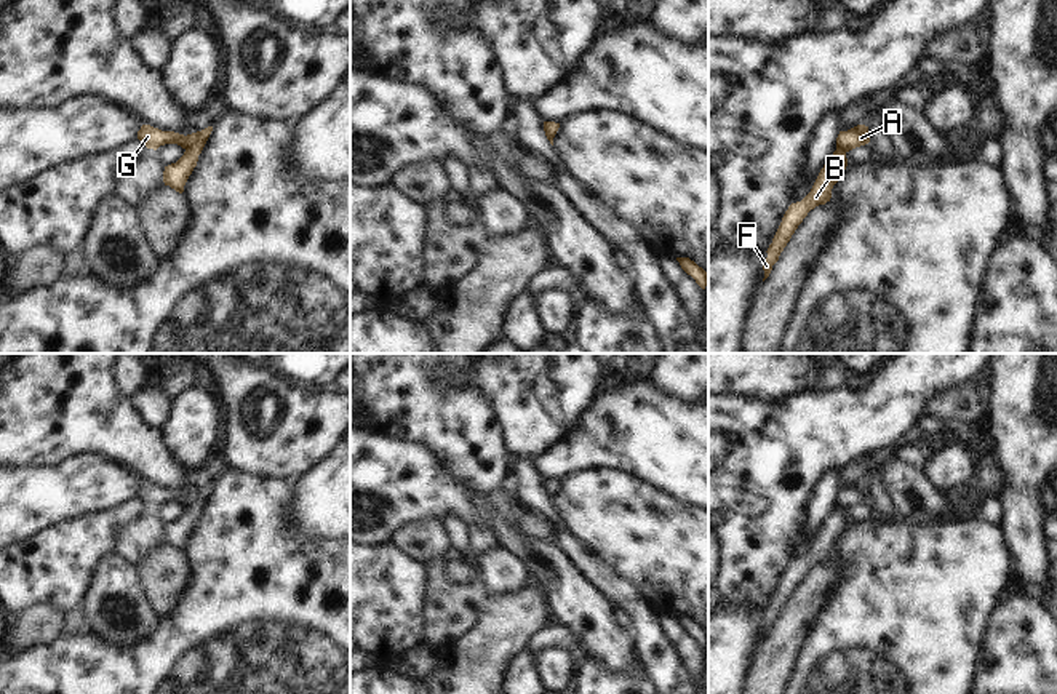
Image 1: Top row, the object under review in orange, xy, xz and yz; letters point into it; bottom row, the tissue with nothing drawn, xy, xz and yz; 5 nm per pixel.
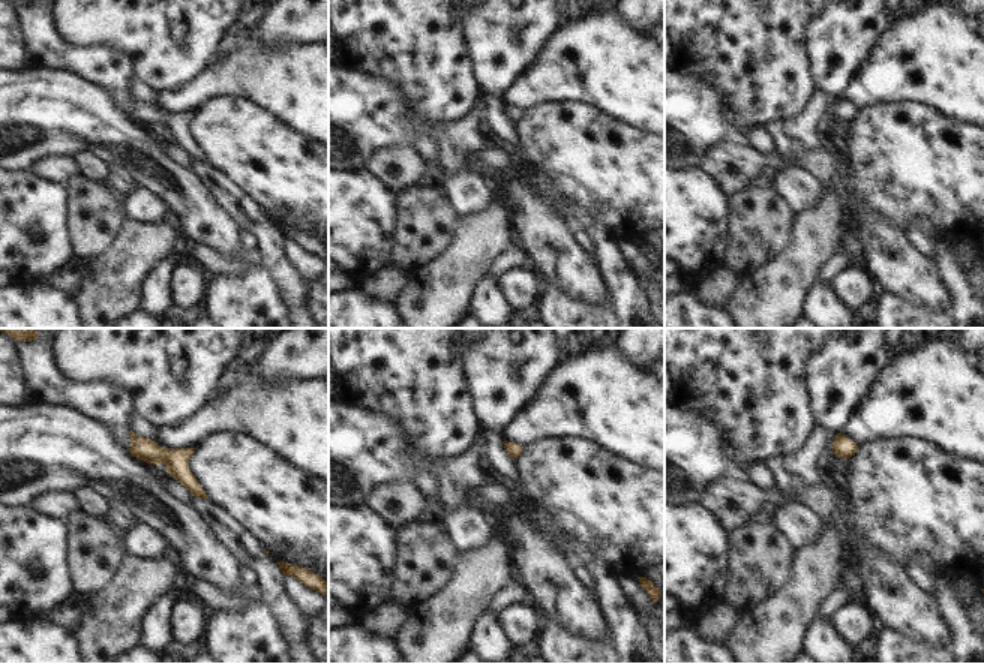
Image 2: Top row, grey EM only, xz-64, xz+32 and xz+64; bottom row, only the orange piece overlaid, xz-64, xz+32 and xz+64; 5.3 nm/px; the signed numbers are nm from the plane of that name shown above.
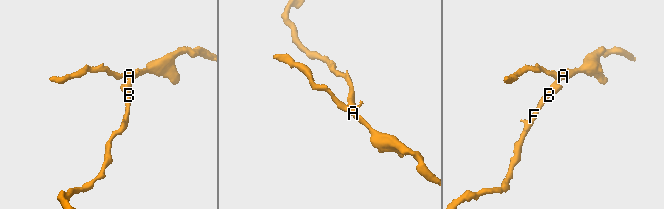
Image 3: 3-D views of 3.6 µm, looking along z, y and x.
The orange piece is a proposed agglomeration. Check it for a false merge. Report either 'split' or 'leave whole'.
leave whole

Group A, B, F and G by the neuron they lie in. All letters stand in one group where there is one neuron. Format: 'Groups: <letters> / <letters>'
Groups: A B F G.

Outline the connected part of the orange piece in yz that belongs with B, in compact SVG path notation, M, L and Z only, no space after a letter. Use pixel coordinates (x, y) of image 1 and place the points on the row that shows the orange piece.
M857 125L848 131L840 131L836 138L836 150L820 170L811 192L801 201L792 203L785 211L782 222L772 238L772 243L766 251L768 257L763 264L764 270L763 281L769 277L772 265L779 261L780 253L790 241L798 225L808 216L808 213L816 206L830 201L832 189L843 176L848 166L846 154L868 142L870 142L868 126L865 125Z

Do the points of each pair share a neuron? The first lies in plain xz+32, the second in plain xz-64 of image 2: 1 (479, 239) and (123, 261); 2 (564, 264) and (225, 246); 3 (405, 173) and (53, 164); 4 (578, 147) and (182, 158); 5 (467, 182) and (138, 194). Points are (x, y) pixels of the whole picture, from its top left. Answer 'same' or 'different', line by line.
1: same
2: same
3: same
4: different
5: same

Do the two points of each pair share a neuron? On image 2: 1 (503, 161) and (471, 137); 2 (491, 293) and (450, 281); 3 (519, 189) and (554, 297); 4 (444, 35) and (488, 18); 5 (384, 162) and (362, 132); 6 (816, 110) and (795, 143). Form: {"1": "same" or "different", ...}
{"1": "different", "2": "different", "3": "different", "4": "different", "5": "different", "6": "same"}

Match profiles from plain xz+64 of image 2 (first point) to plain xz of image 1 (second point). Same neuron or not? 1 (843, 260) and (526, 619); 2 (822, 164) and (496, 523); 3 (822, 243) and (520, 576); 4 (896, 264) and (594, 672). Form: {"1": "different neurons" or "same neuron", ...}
{"1": "different neurons", "2": "different neurons", "3": "different neurons", "4": "different neurons"}

